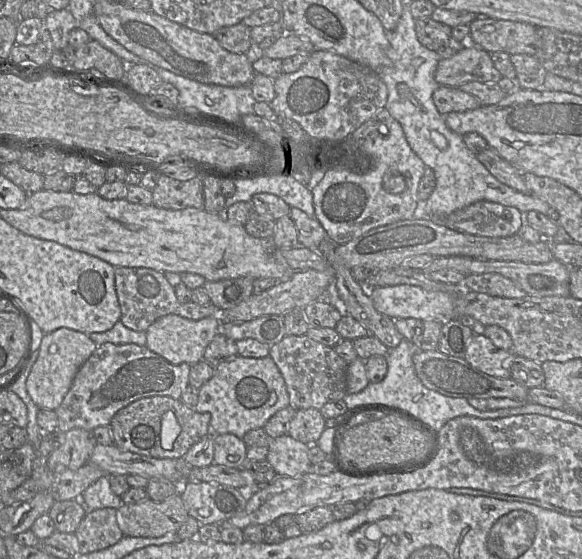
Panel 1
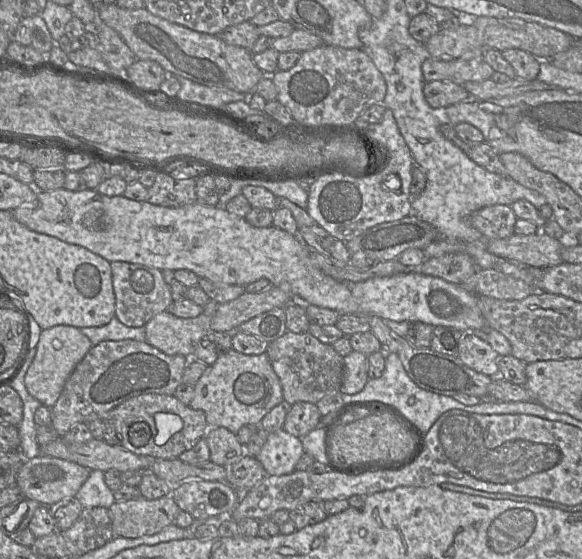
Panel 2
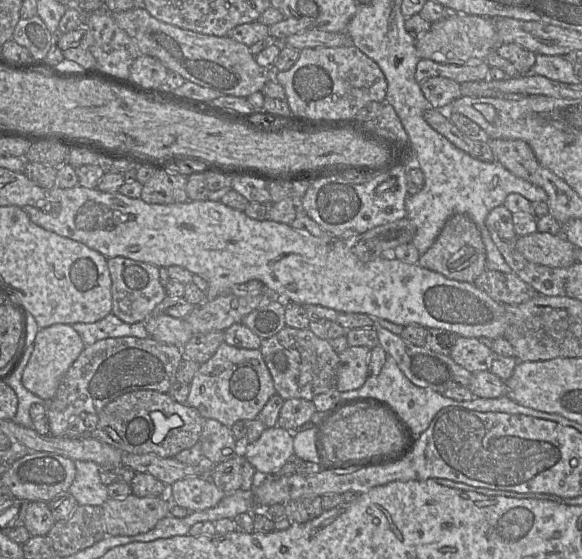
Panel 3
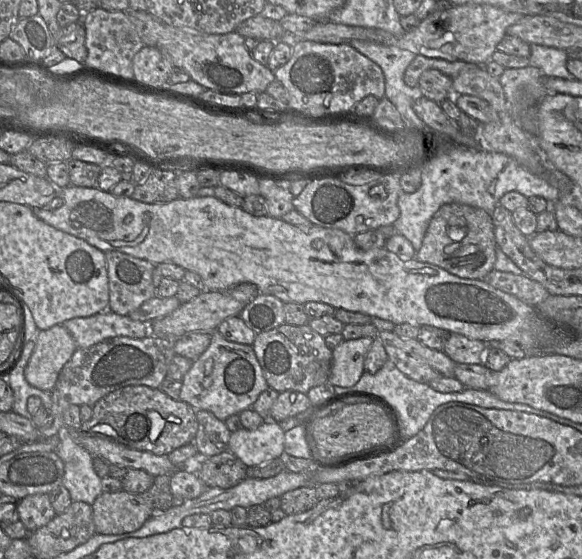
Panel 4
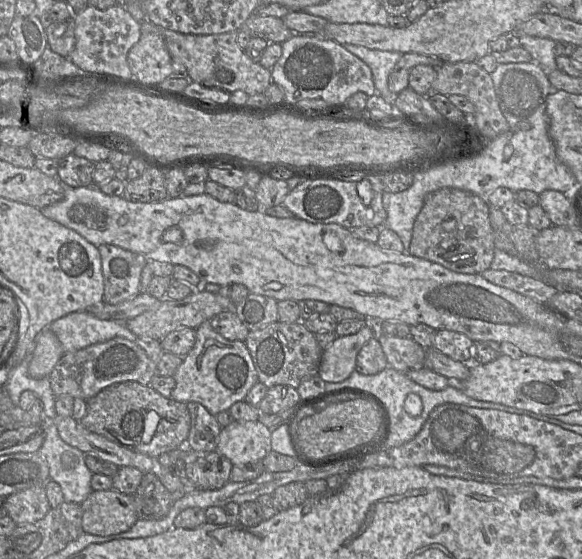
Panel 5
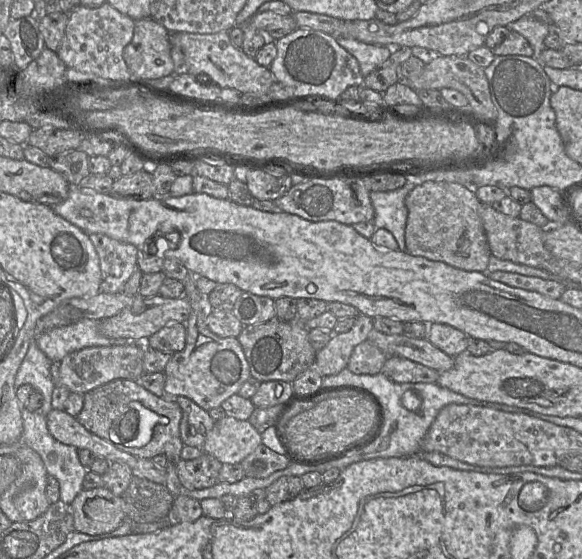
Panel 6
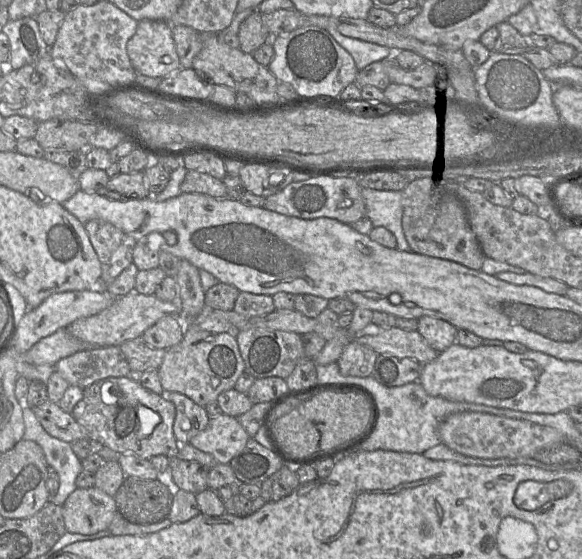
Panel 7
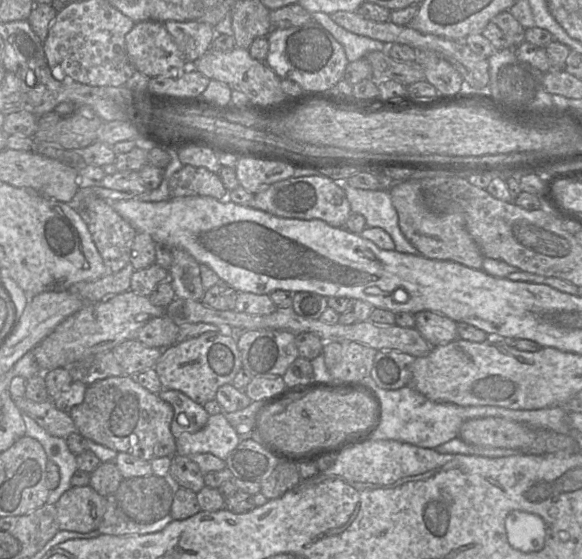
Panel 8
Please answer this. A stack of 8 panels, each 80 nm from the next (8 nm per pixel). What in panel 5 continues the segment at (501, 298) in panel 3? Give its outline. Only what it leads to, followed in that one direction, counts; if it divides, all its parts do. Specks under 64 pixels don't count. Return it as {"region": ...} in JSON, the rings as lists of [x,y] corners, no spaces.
{"region":[[[487,269],[481,275],[489,282],[547,304],[559,289],[546,281],[506,270]]]}

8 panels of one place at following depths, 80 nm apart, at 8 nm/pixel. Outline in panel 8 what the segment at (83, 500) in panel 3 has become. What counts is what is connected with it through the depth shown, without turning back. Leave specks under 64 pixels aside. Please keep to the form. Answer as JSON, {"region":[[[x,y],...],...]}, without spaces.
{"region":[[[22,413],[22,419],[26,426],[25,436],[36,439],[43,446],[48,460],[59,468],[59,485],[50,491],[46,501],[46,504],[55,505],[62,494],[71,488],[70,479],[77,471],[76,456],[69,450],[64,438],[50,435],[25,413]]]}

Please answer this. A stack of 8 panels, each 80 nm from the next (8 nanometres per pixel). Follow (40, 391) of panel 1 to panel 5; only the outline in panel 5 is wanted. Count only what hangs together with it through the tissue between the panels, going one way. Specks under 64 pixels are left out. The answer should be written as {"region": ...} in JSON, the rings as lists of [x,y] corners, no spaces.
{"region":[[[49,328],[44,329],[35,338],[29,376],[33,379],[49,377],[63,355],[64,350],[57,336]]]}

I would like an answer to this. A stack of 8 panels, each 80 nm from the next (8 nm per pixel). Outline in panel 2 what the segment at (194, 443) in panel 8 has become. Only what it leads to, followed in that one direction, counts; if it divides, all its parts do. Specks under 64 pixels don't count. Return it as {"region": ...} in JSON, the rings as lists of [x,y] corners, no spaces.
{"region":[[[280,429],[268,434],[256,459],[262,463],[268,476],[280,476],[294,472],[303,454],[301,438]]]}

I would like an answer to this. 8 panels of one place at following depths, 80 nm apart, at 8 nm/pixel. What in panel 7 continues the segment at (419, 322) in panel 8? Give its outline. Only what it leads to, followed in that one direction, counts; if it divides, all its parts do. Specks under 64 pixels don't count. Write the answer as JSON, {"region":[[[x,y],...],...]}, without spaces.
{"region":[[[422,316],[418,319],[417,330],[438,353],[457,343],[458,329],[442,319]]]}

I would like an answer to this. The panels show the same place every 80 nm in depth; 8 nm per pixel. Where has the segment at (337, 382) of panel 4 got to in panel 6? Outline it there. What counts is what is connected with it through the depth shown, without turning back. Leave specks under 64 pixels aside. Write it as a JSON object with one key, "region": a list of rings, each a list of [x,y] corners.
{"region":[[[359,314],[349,331],[333,333],[327,345],[316,354],[315,365],[321,376],[335,375],[345,369],[353,349],[366,341],[373,329],[373,319]]]}

